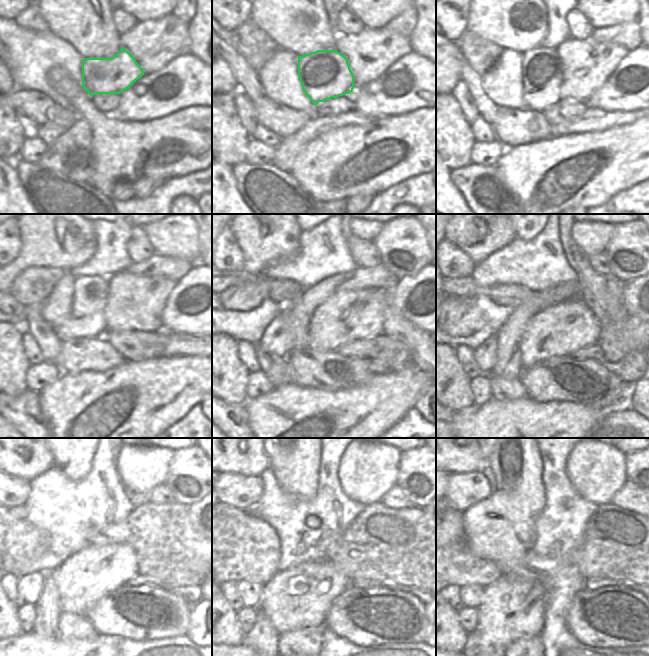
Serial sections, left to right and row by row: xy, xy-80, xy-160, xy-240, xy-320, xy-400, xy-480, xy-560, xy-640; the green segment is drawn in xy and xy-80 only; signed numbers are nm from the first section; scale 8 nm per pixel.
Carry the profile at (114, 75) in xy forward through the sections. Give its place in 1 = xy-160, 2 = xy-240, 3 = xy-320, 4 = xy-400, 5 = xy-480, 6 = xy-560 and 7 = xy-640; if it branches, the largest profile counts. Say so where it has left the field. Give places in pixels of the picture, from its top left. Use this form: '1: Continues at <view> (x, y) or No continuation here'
1: Continues at xy-160 (541, 67)
2: Continues at xy-240 (86, 319)
3: Continues at xy-320 (277, 340)
4: Continues at xy-400 (485, 355)
5: Continues at xy-480 (30, 586)
6: Continues at xy-560 (250, 593)
7: Continues at xy-640 (471, 596).

